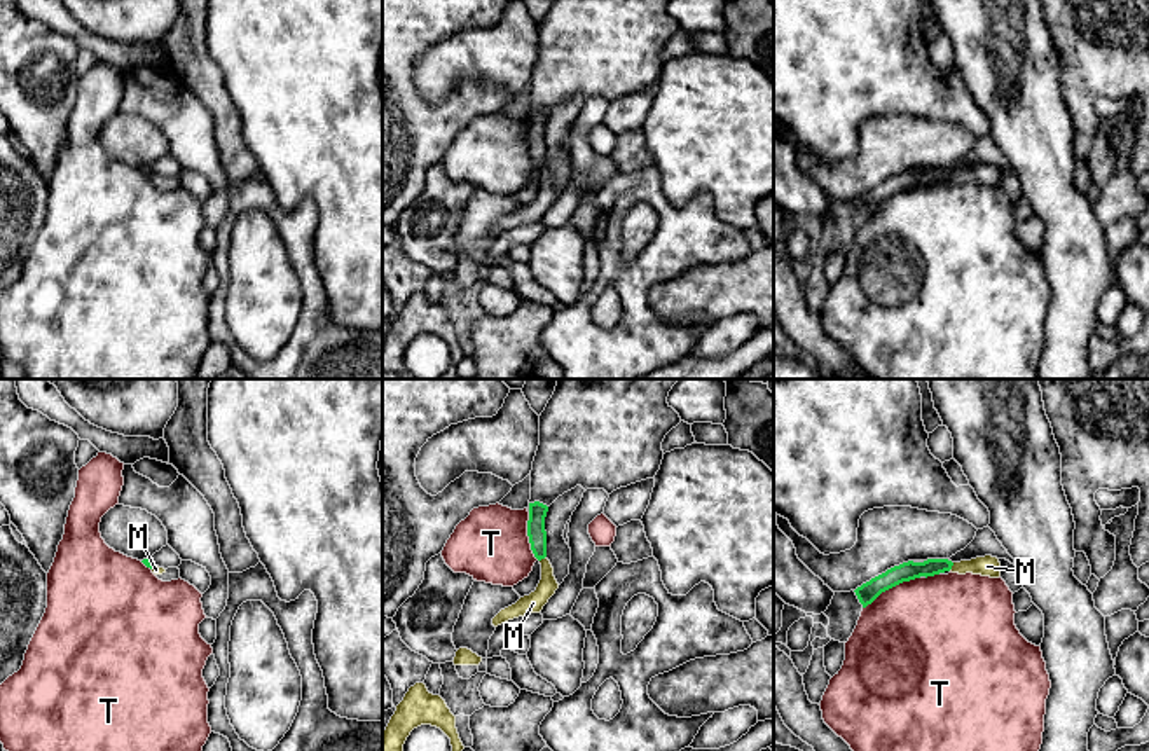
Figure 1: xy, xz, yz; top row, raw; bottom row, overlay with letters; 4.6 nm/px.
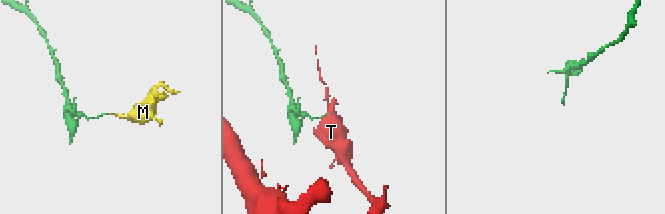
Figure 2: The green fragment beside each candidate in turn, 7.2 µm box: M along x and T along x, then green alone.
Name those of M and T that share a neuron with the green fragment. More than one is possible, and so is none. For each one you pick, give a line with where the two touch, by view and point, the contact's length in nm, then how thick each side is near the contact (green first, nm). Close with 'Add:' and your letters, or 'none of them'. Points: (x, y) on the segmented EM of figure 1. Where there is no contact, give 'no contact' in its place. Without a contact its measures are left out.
Add: none of them

